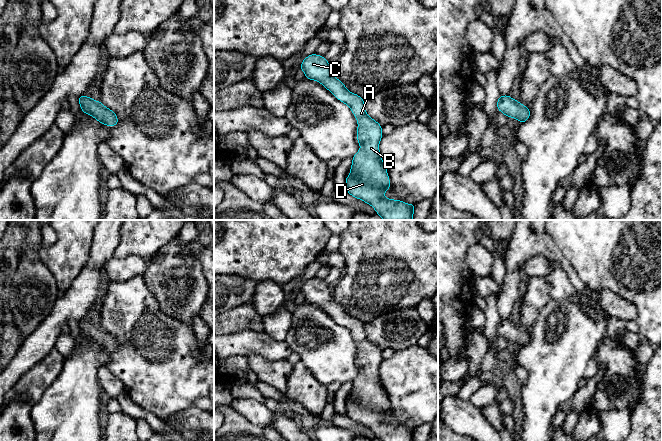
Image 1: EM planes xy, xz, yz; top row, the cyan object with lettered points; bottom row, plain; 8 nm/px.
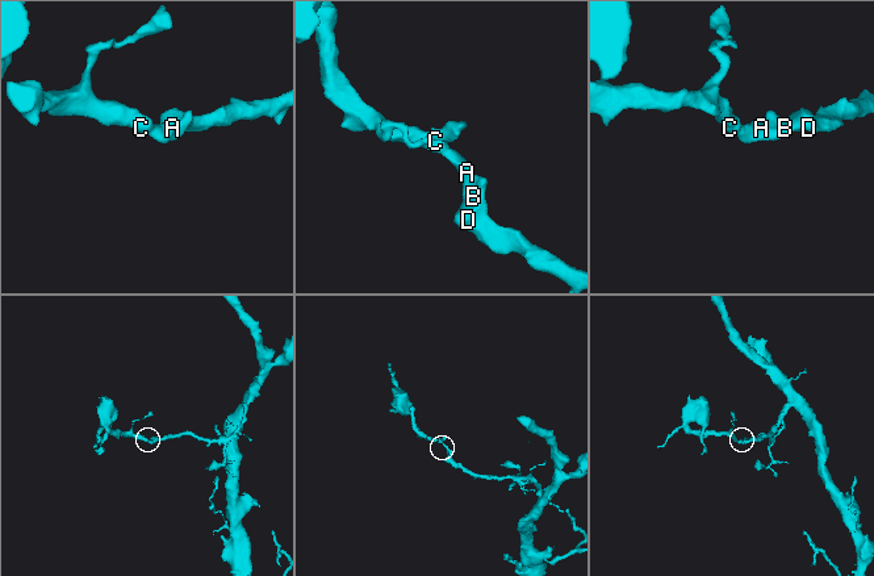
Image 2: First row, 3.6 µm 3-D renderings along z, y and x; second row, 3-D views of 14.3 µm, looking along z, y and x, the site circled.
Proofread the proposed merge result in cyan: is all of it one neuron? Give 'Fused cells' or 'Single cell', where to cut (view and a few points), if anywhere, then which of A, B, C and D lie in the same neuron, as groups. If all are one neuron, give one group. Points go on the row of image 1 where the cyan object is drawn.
Single cell. No split. Groups: A B C D

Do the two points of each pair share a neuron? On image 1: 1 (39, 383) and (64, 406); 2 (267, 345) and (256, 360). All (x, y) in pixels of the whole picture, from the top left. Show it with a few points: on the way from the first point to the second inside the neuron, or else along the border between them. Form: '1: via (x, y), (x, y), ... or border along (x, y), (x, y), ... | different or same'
1: border along (60, 371), (33, 404) | different
2: border along (246, 356), (260, 354), (271, 360), (283, 359) | different

